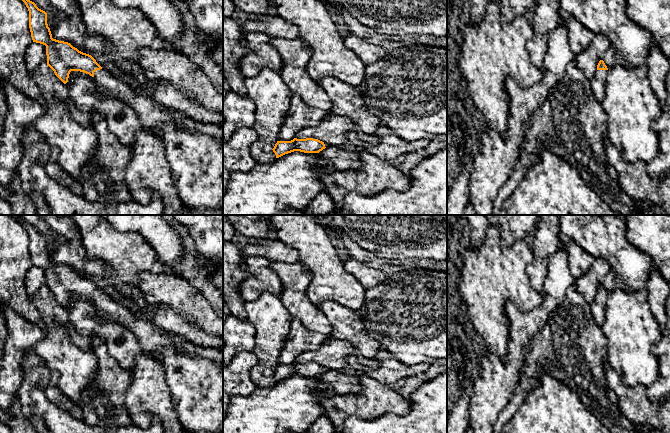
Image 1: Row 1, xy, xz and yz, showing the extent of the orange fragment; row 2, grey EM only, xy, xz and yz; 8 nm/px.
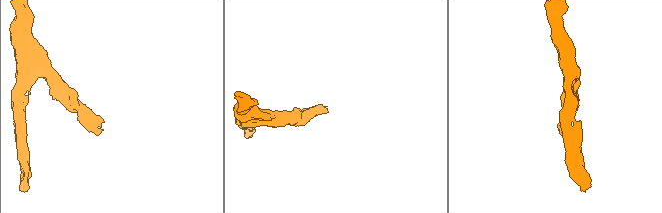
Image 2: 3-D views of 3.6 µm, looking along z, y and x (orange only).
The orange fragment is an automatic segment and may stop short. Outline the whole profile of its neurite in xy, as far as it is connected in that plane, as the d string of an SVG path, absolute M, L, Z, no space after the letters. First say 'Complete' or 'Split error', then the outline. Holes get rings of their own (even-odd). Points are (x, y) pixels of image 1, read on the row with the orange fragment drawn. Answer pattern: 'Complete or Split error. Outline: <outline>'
Split error. Outline: M30 0L22 1L29 11L29 28L33 42L46 46L47 66L64 84L68 82L71 71L84 72L94 78L98 97L117 99L133 108L143 127L156 128L160 123L173 123L185 132L210 135L223 142L222 126L195 121L179 112L156 105L139 96L129 84L102 68L91 55L79 51L68 42L53 39L47 24L47 13Z

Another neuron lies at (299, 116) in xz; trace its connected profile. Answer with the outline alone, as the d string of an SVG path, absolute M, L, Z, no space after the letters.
M292 94L290 106L278 134L278 141L291 141L306 127L319 126L329 113L307 106L297 94Z

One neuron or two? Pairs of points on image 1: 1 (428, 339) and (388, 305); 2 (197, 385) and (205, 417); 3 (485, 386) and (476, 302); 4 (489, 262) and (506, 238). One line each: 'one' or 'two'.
1: one
2: one
3: two
4: two

